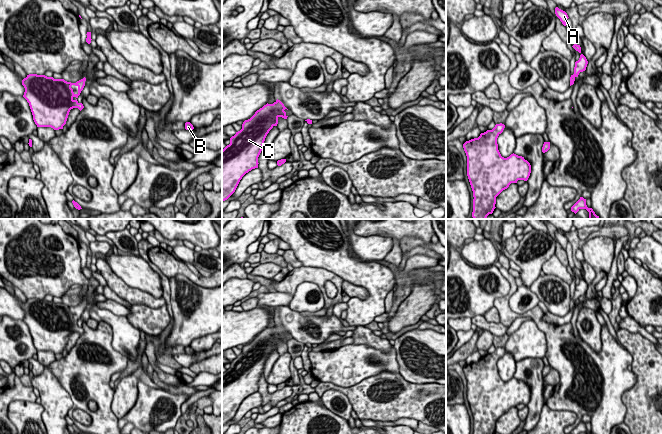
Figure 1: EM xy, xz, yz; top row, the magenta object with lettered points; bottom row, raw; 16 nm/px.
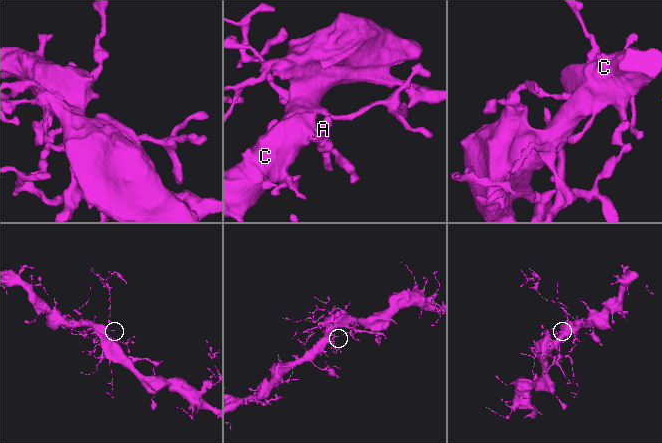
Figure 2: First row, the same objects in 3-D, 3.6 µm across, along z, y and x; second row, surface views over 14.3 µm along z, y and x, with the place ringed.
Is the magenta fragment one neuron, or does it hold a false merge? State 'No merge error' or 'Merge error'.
No merge error

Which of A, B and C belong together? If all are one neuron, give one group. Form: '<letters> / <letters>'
A B C

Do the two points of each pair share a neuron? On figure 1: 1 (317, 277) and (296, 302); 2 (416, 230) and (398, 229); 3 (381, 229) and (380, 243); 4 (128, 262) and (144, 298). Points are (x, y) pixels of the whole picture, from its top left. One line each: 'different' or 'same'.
1: different
2: same
3: different
4: different

